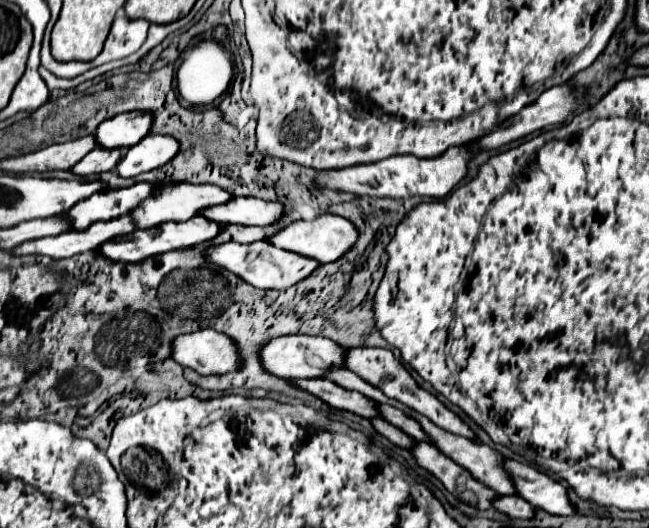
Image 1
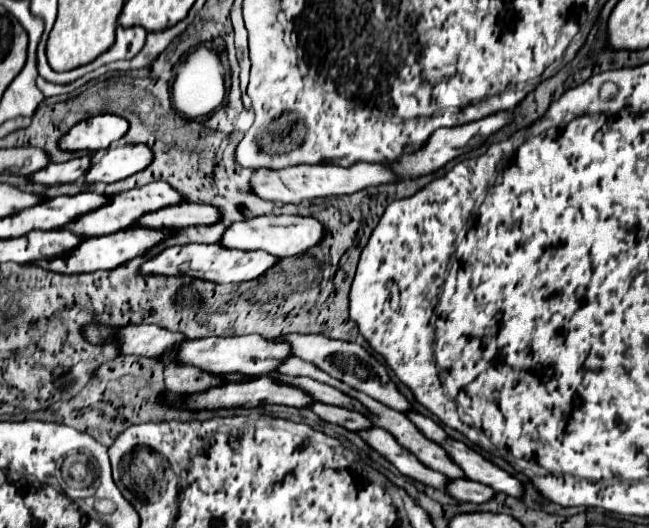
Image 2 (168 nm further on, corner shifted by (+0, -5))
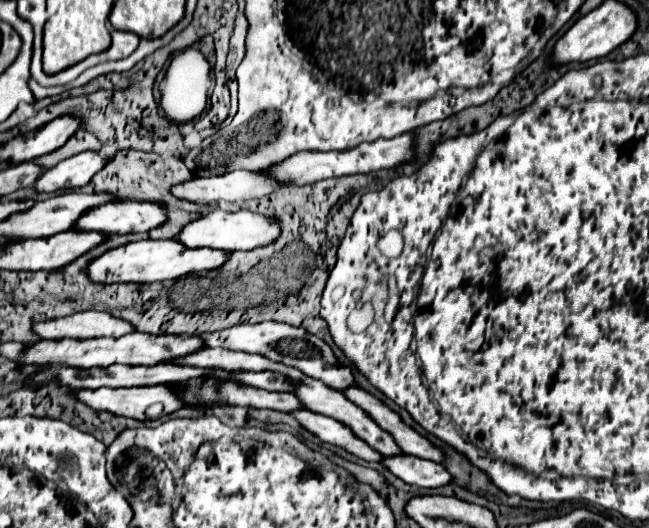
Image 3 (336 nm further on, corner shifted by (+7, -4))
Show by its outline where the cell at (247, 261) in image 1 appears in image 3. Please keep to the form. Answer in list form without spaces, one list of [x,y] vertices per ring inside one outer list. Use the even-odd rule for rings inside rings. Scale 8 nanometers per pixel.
[[[138,240],[130,242],[126,246],[114,248],[100,258],[92,260],[88,266],[88,276],[94,282],[102,284],[114,284],[114,282],[138,282],[138,284],[150,284],[150,282],[162,282],[162,280],[178,280],[188,274],[204,272],[204,270],[218,270],[222,268],[232,252],[214,250],[214,248],[184,248],[178,240]]]

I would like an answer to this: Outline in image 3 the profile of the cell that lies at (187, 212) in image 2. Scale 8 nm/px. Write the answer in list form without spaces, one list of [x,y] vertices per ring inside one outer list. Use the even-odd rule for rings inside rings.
[[[118,200],[88,210],[76,224],[76,230],[96,230],[104,234],[148,232],[168,220],[164,204]]]

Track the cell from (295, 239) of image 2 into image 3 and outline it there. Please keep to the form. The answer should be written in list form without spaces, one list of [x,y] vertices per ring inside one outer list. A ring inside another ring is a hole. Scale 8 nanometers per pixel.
[[[216,208],[202,216],[200,220],[190,222],[184,230],[176,236],[188,248],[218,248],[218,250],[254,250],[268,246],[280,238],[280,222],[272,220],[270,216],[260,216],[250,210],[222,210]]]

